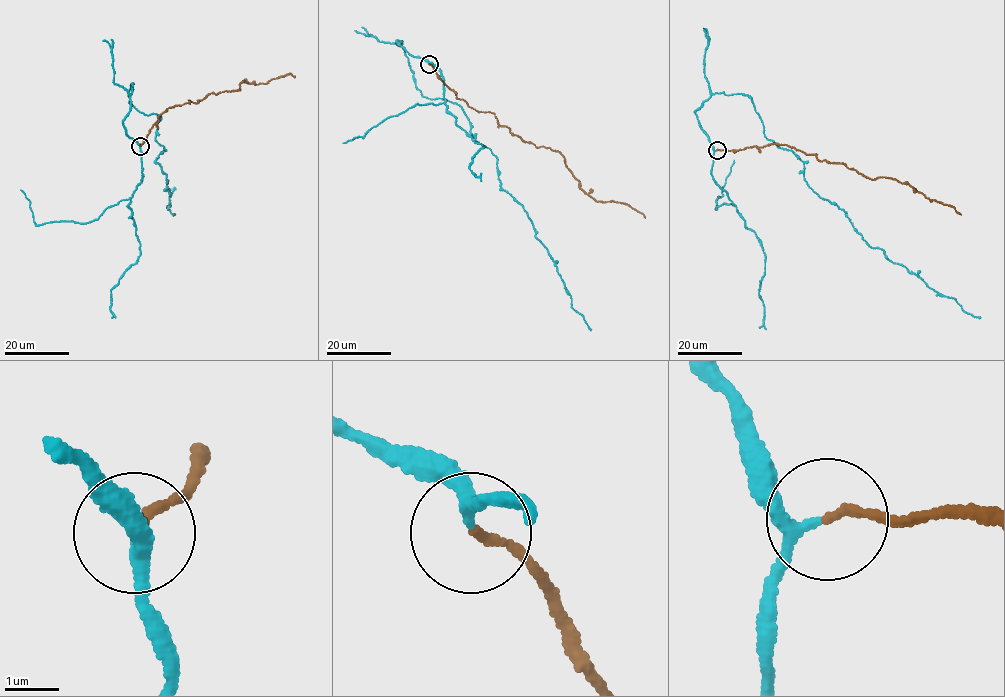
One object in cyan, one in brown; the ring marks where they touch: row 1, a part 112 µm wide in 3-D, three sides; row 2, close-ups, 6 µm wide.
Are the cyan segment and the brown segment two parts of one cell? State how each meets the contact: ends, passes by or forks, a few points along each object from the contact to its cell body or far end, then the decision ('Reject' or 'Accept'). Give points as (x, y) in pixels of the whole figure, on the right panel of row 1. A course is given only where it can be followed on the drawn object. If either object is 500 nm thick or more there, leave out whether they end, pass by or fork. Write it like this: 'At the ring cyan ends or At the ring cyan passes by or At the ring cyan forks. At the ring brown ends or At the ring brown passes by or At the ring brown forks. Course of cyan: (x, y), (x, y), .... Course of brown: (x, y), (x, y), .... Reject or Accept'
At the ring cyan passes by. At the ring brown ends. Course of cyan: (716, 150), (695, 111), (715, 93), (747, 95), (768, 139), (804, 163), (811, 189), (870, 246), (980, 317). Course of brown: (716, 150), (785, 145), (873, 179), (884, 177), (906, 182), (931, 201), (953, 206), (961, 215). Accept

